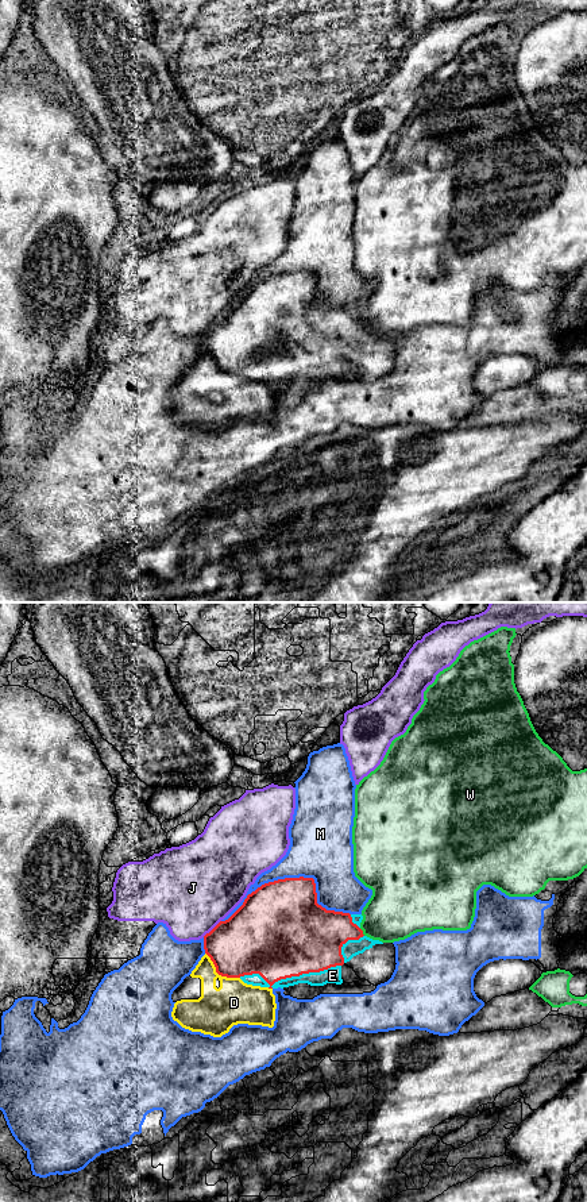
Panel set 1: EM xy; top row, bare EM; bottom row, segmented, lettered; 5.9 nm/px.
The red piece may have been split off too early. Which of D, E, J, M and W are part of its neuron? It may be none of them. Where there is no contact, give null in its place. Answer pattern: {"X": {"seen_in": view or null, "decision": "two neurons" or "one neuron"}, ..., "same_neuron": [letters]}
{"D": {"seen_in": "xy", "decision": "two neurons"}, "E": {"seen_in": "xy", "decision": "one neuron"}, "J": {"seen_in": "xy", "decision": "two neurons"}, "M": {"seen_in": "xy", "decision": "two neurons"}, "W": {"seen_in": "xy", "decision": "two neurons"}, "same_neuron": ["E"]}

